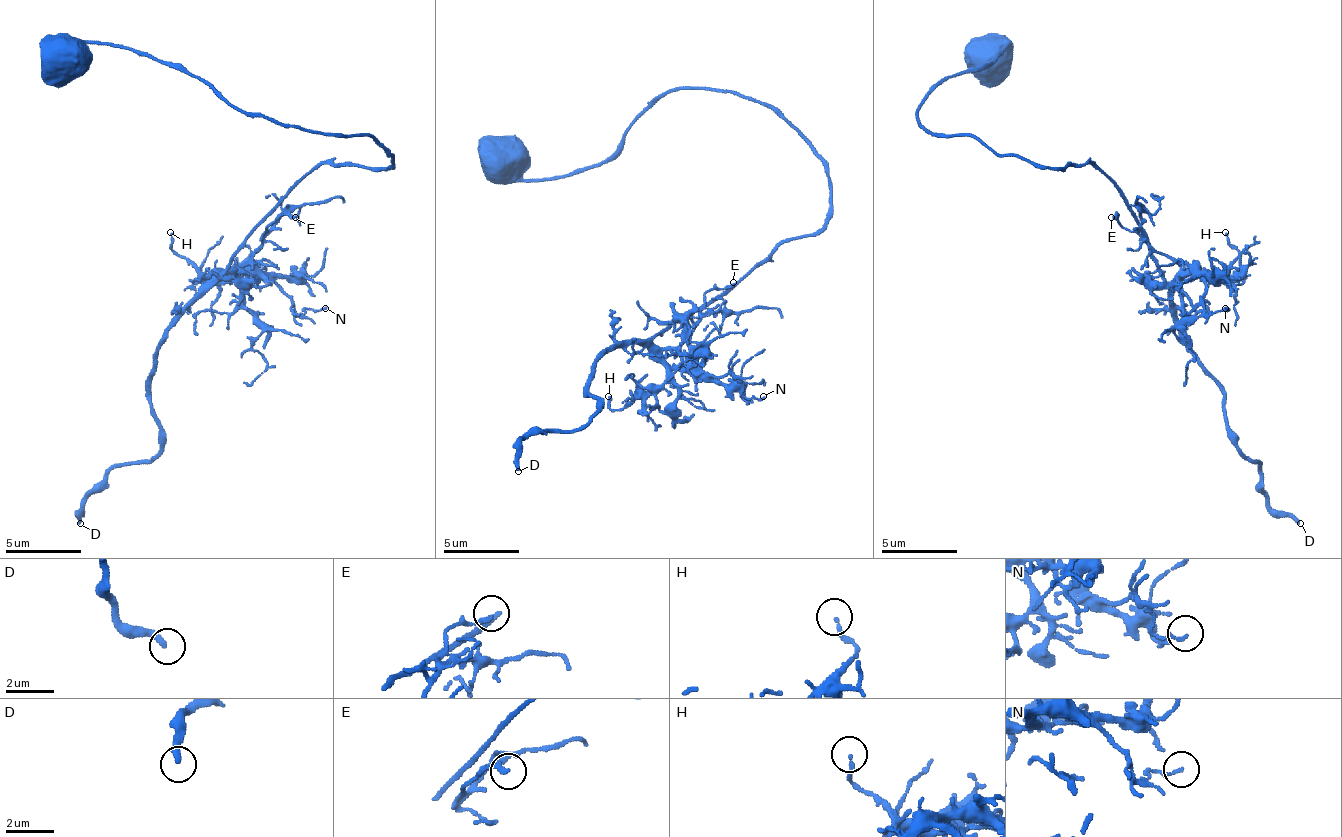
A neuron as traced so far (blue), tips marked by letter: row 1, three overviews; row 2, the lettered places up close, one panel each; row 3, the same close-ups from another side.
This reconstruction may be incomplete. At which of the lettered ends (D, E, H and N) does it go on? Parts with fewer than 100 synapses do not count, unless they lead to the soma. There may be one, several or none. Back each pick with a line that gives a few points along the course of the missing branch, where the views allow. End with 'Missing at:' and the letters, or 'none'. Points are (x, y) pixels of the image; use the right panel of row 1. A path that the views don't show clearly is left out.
Missing at: D

